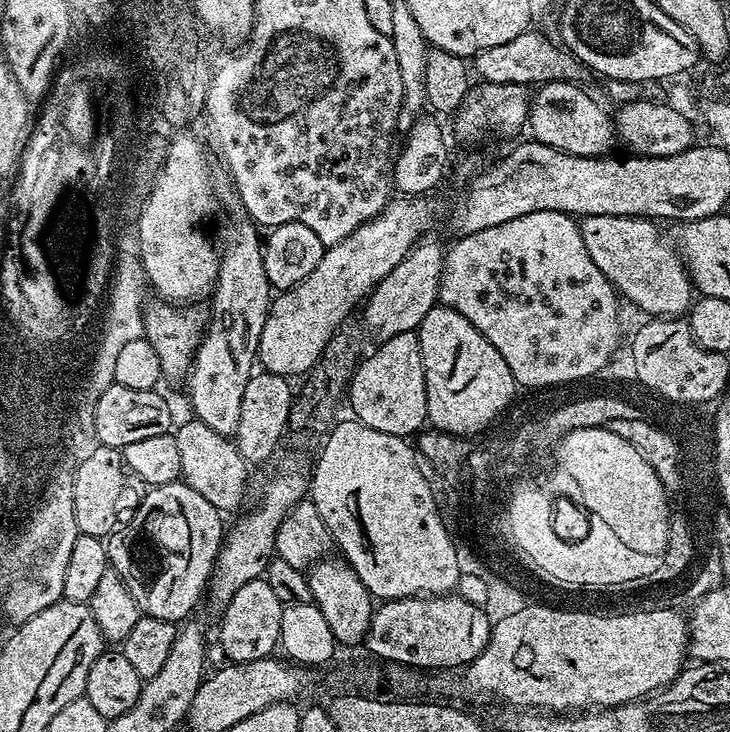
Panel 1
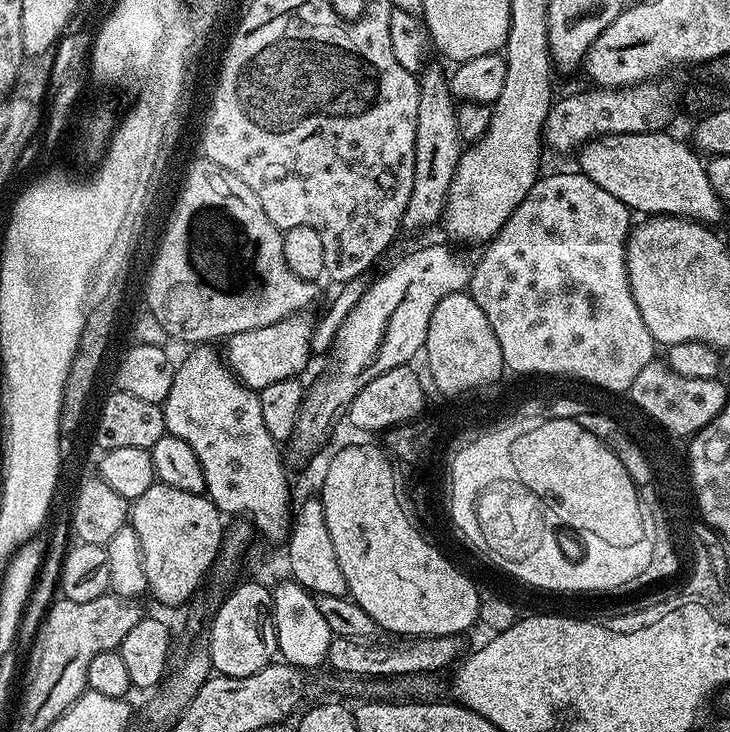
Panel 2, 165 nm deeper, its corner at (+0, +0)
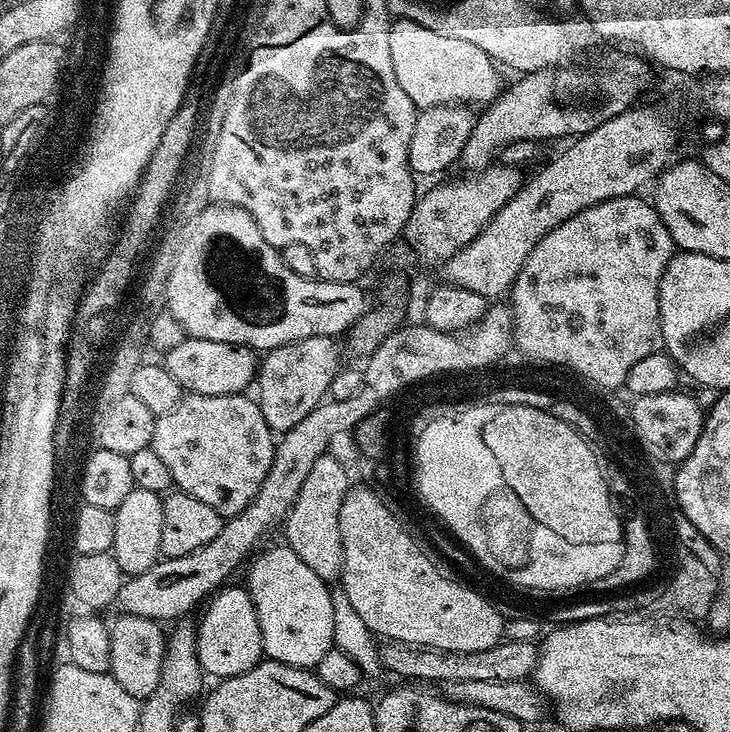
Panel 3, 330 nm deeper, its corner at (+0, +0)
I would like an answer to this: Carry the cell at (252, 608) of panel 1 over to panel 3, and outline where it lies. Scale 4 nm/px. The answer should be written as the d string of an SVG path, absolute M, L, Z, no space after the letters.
M224 586L207 601L204 617L195 625L196 649L200 669L209 677L223 678L246 674L255 664L265 659L262 630L258 626L258 614L247 587Z

